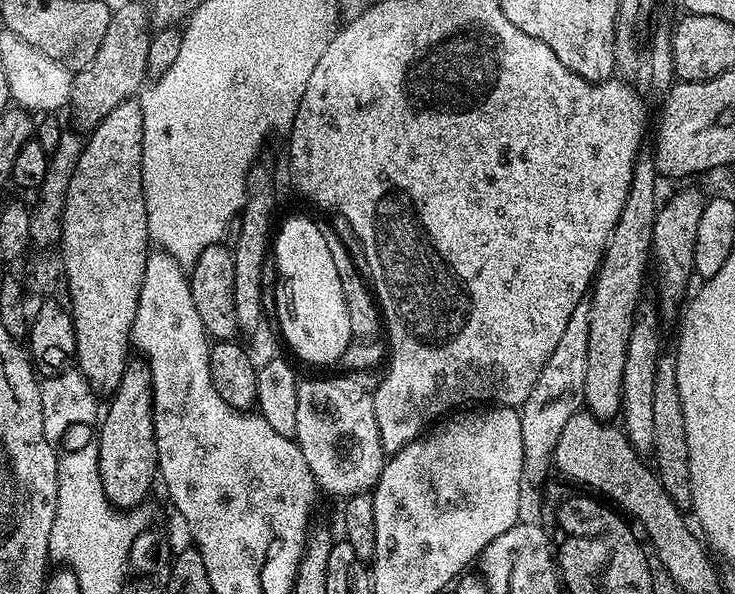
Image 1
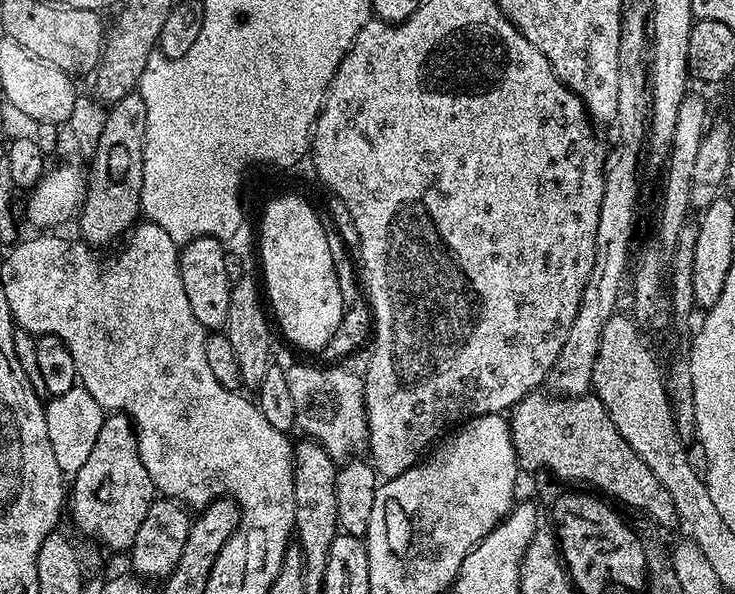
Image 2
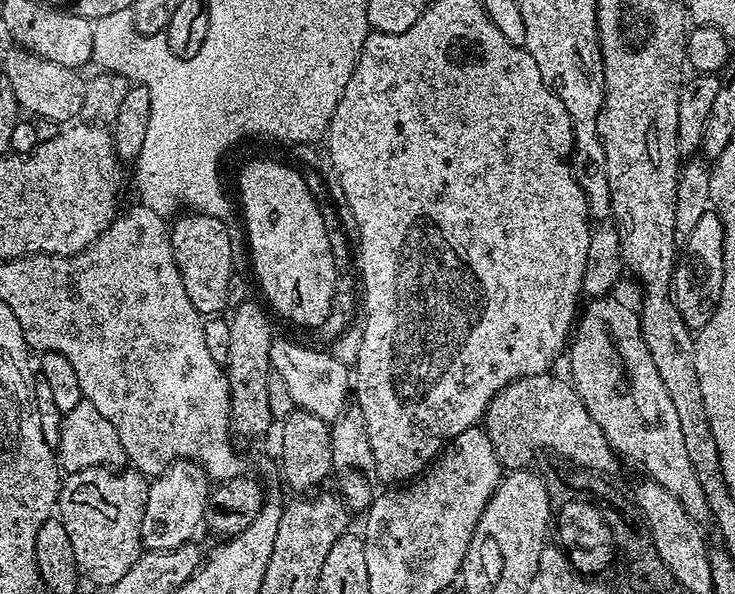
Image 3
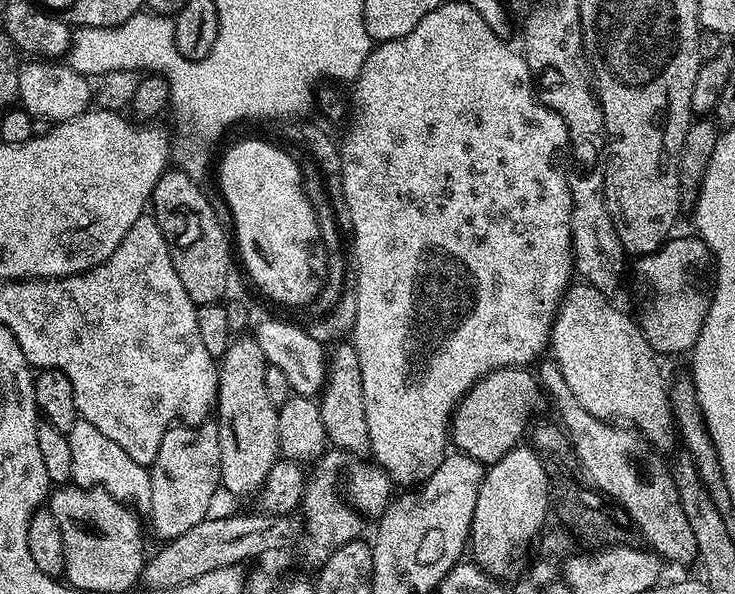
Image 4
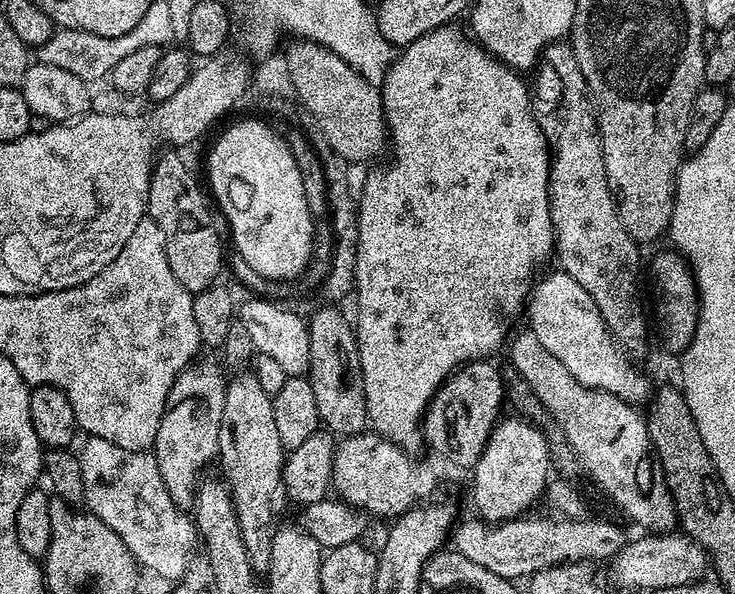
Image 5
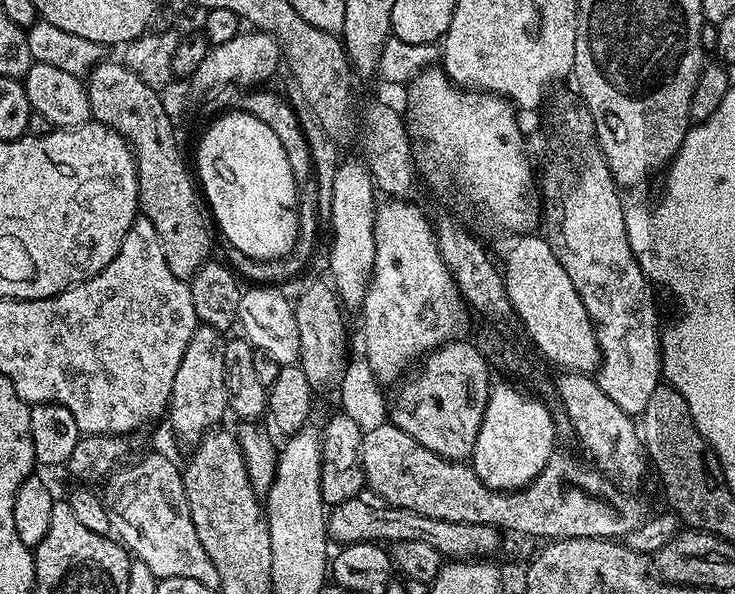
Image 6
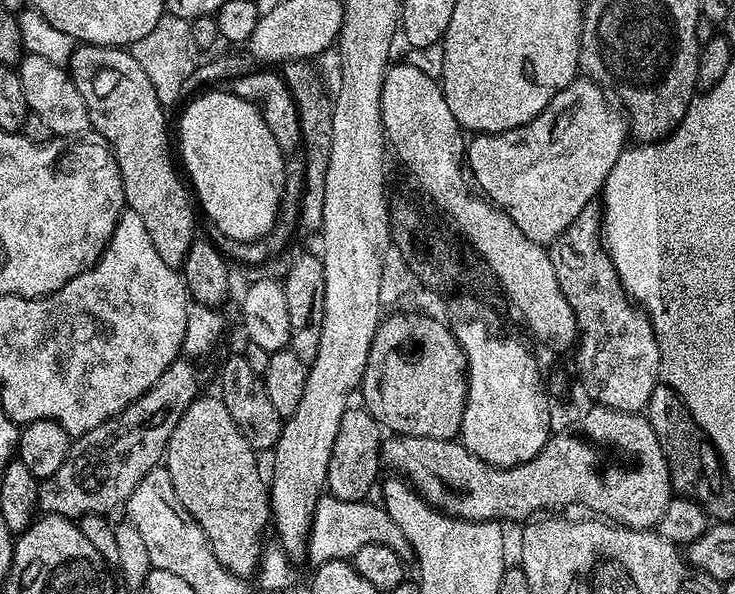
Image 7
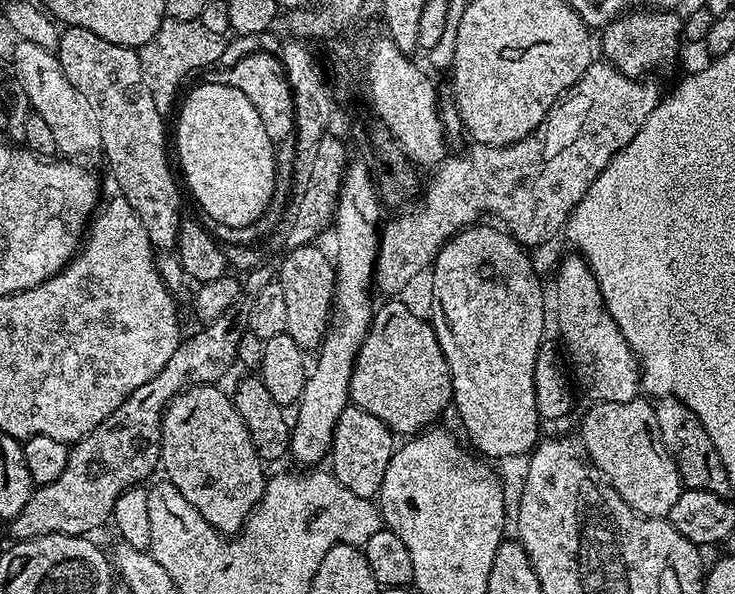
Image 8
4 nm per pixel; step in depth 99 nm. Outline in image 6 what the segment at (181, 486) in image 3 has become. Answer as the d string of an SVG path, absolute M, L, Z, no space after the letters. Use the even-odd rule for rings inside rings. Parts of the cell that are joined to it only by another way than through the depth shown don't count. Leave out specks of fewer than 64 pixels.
M197 323L194 334L190 334L190 342L186 346L186 354L182 354L182 362L178 362L178 374L174 374L174 386L168 399L166 421L172 432L187 446L195 446L207 435L229 411L225 389L225 333L214 330L210 326Z

